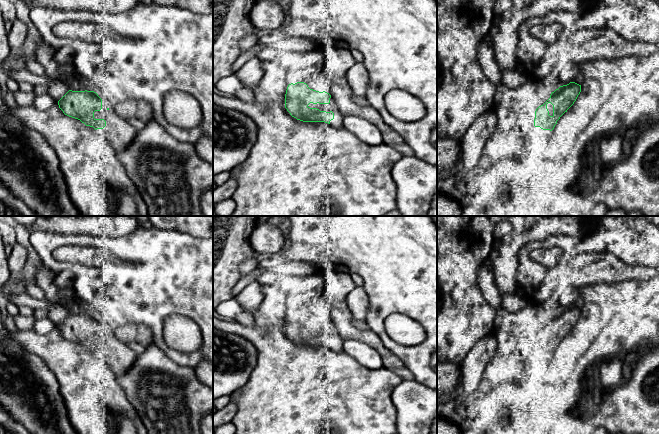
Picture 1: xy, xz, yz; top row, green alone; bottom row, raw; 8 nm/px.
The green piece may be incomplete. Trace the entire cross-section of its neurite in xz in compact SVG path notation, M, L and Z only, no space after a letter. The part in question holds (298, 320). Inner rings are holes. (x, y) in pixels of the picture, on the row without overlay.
M304 306L288 309L285 332L297 344L325 346L337 352L344 352L344 340L331 319L325 315L310 313Z

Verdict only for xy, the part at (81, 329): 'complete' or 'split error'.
split error

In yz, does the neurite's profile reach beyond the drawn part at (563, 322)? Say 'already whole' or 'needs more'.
needs more

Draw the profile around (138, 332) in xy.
M143 324L119 326L116 327L113 332L115 336L124 343L135 340L145 347L153 344L152 333L150 329Z

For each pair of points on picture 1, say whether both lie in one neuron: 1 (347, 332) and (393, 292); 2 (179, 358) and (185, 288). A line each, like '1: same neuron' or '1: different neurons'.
1: different neurons
2: same neuron

